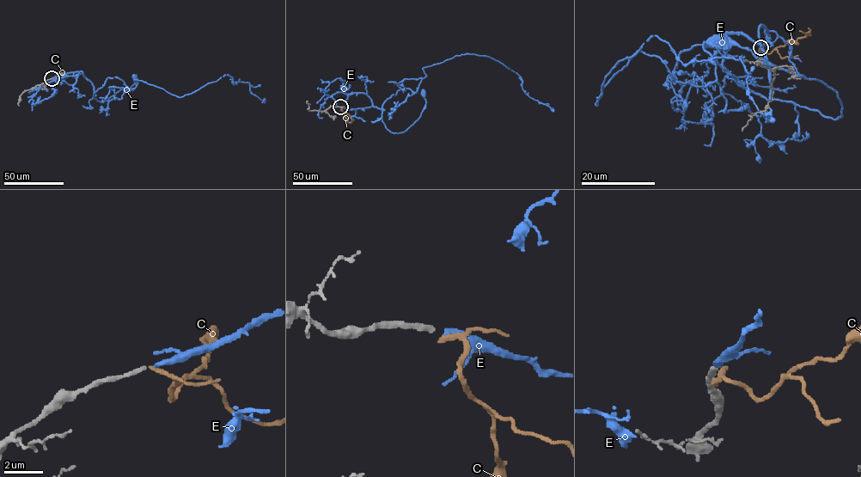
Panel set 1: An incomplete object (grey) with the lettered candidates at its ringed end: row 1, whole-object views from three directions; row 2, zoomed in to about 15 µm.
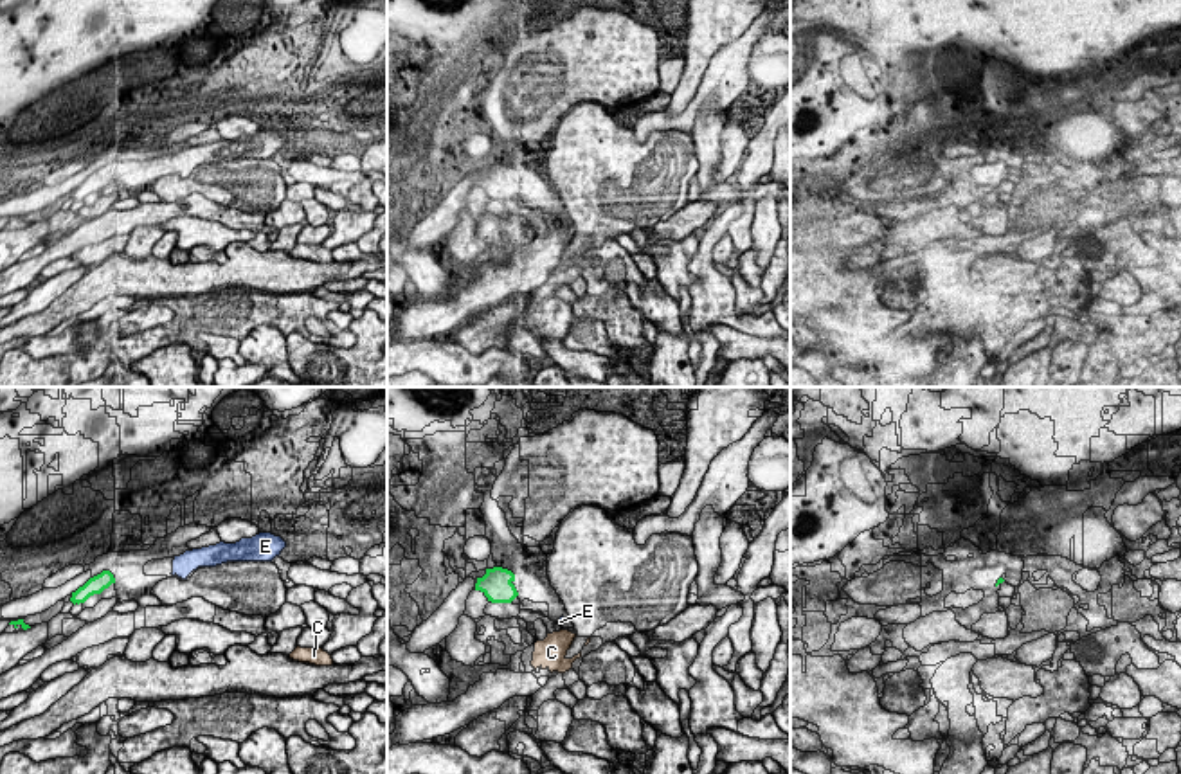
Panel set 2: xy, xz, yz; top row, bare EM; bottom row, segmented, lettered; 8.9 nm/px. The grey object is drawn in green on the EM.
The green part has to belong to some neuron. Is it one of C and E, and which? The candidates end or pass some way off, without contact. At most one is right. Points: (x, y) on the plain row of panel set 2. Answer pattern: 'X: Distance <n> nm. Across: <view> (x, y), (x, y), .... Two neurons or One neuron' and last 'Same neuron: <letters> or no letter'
C: Distance 420 nm. Across: xz (510, 198), (537, 238). Two neurons
E: Distance 500 nm. Across: xy (114, 175), (171, 170). One neuron
Same neuron: E

